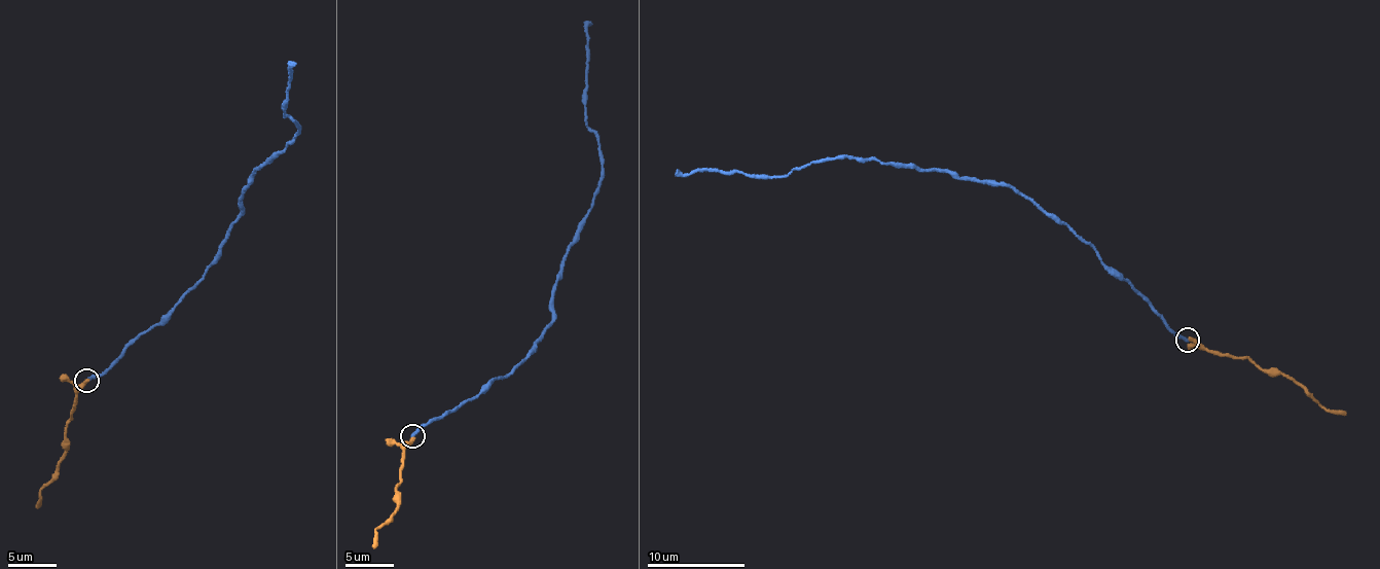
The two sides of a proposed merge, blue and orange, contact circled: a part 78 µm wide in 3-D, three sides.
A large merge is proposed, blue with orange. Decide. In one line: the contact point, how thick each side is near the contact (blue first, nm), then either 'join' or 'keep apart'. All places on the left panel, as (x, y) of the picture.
at (86, 381); 260 nm thick on the blue side, 320 nm on the other; join

